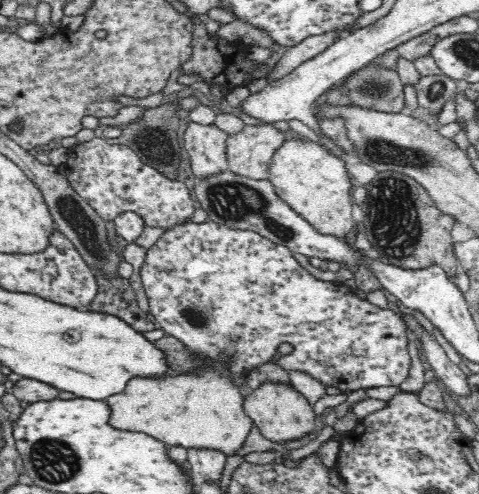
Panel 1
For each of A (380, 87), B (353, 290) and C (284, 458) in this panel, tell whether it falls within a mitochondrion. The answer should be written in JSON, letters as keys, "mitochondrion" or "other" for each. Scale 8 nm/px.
{"A":"mitochondrion","B":"other","C":"other"}

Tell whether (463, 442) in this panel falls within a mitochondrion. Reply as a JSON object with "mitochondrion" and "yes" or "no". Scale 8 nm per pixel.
{"mitochondrion":"no"}

